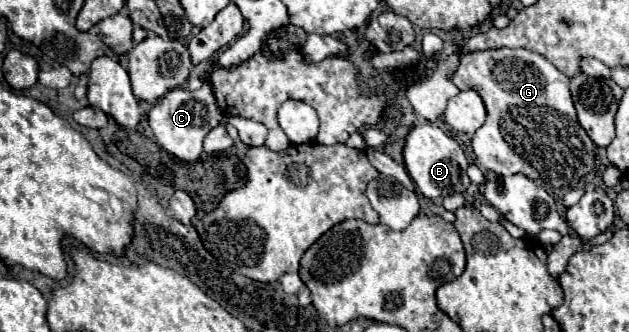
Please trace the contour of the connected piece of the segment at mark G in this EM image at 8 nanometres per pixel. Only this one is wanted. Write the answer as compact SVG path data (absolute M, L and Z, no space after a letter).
M493 48L479 52L461 52L459 66L451 76L459 90L473 88L485 102L487 120L475 132L471 146L479 164L501 176L523 174L541 188L567 190L573 188L595 166L595 144L583 132L575 116L575 106L569 94L569 78L561 74L547 58L523 48Z

